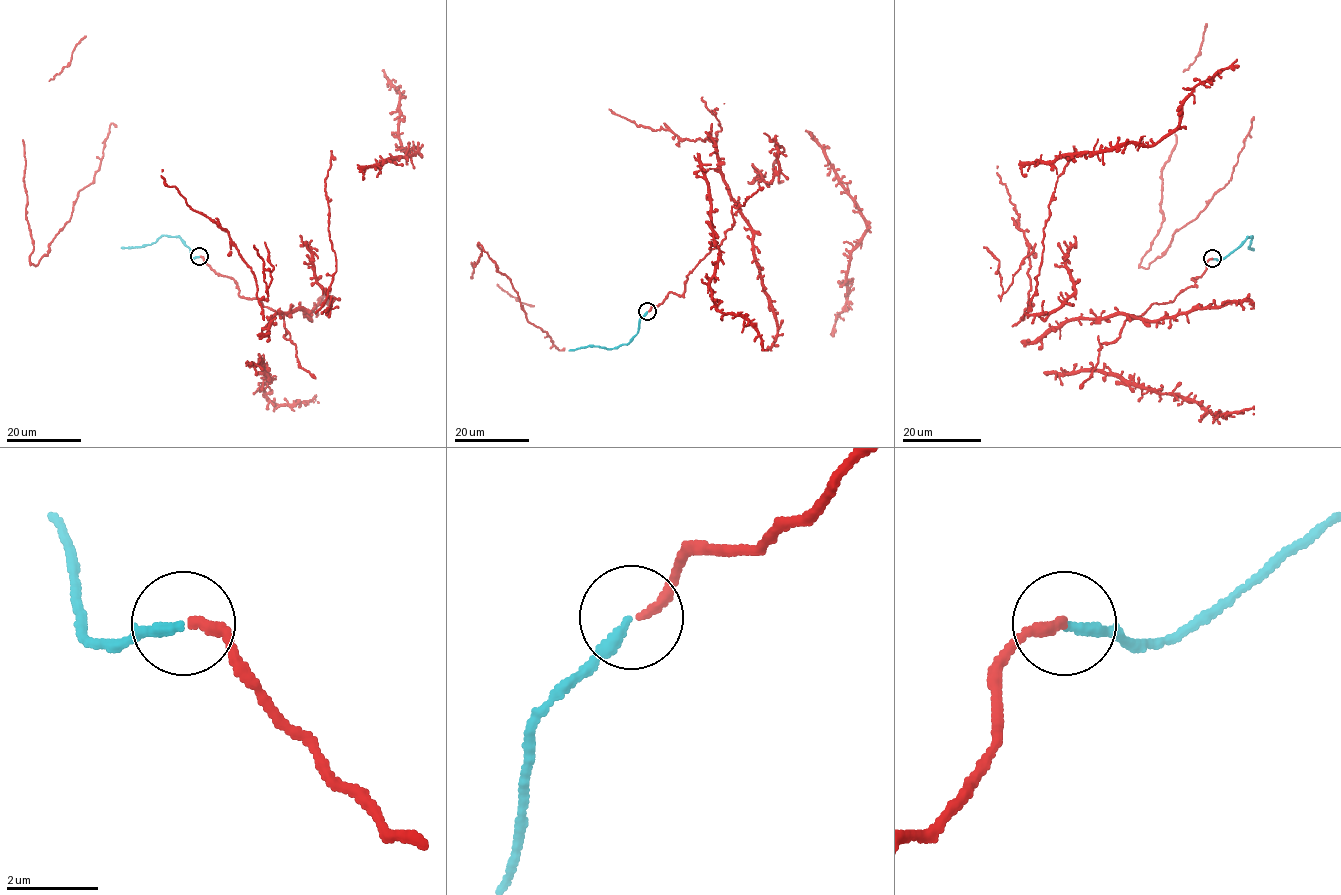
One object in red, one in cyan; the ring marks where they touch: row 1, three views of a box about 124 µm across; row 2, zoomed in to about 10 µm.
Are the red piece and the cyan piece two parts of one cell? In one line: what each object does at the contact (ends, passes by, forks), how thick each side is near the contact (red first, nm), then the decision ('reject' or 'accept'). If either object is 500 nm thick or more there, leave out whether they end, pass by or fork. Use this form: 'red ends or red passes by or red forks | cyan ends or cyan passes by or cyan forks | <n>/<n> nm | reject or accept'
red ends | cyan ends | 220/220 nm | accept

